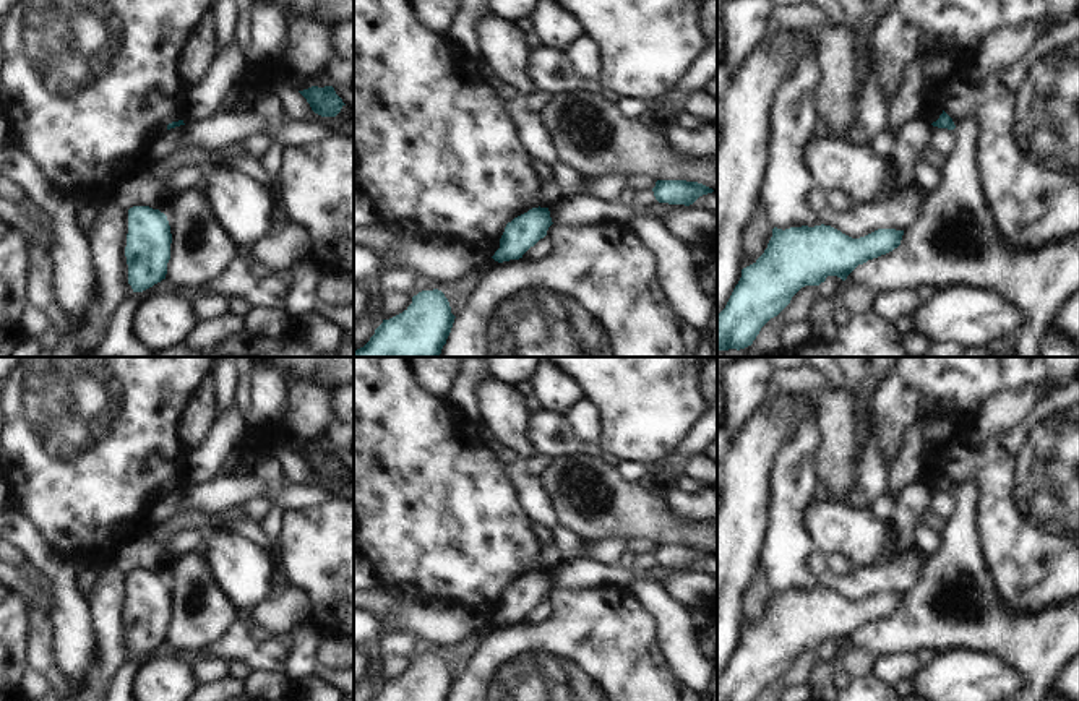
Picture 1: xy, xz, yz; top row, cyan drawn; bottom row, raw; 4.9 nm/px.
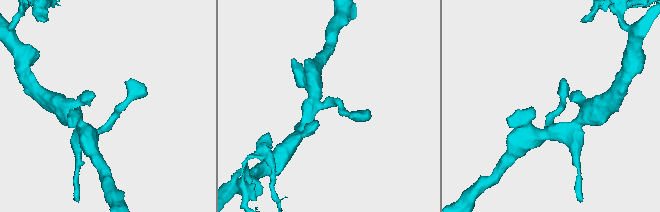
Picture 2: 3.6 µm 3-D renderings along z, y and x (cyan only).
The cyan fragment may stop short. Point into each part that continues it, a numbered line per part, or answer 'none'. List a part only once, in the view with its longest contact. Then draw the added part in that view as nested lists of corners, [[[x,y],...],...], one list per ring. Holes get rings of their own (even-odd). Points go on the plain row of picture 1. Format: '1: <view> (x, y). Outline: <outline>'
none.

